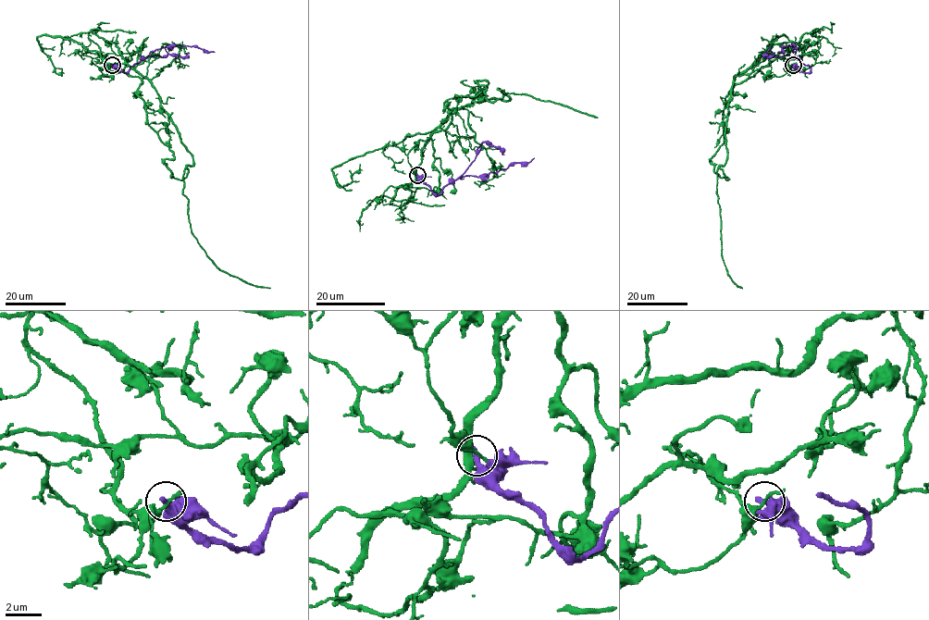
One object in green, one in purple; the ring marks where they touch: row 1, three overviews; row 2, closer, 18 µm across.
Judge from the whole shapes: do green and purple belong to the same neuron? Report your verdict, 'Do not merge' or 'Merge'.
Do not merge

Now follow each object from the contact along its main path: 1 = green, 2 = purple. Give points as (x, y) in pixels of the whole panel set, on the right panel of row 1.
1: (792, 64), (780, 77), (758, 71), (724, 101), (727, 154), (717, 170), (716, 194), (722, 255), (742, 288)
2: (792, 64), (804, 72), (810, 70), (795, 55), (794, 46), (784, 46), (777, 52)

